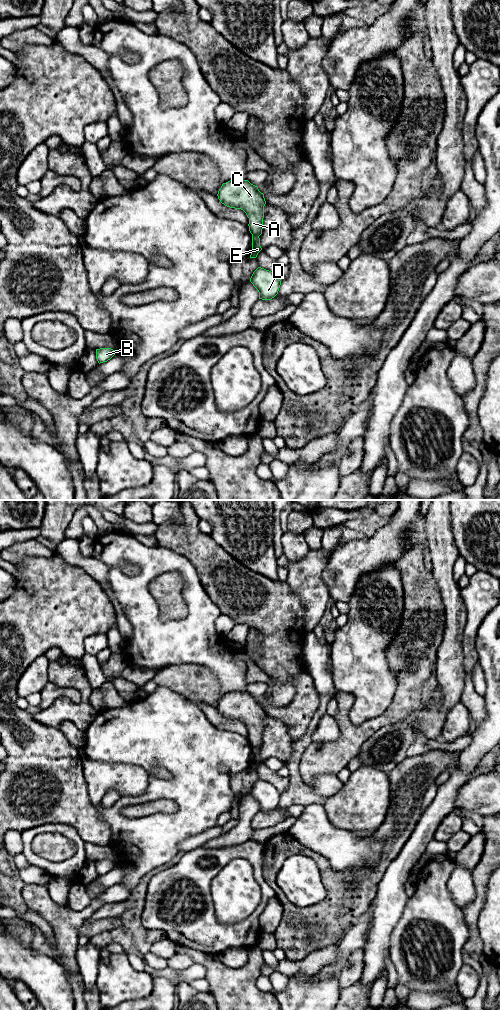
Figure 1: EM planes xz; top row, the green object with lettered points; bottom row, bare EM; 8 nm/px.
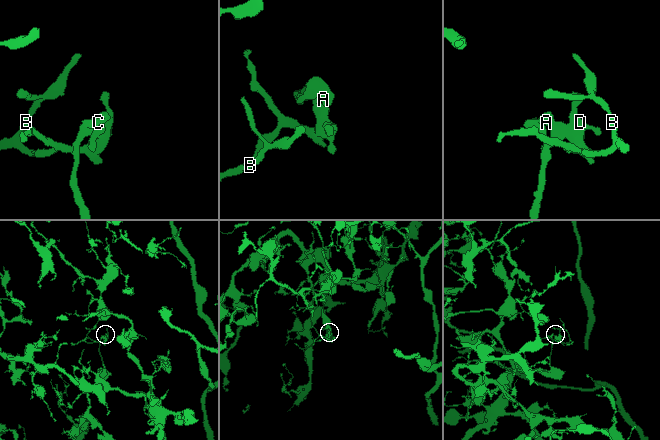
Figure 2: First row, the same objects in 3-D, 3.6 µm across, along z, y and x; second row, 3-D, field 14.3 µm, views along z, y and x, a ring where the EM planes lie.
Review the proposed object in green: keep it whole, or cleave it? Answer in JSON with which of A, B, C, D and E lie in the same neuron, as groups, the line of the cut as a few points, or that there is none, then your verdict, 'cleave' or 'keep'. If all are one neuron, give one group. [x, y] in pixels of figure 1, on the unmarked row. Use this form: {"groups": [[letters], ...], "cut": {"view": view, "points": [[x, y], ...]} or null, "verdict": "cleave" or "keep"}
{"groups": [["A", "C"], ["B", "D", "E"]], "cut": {"view": "xz", "points": [[252, 746], [258, 749]]}, "verdict": "cleave"}

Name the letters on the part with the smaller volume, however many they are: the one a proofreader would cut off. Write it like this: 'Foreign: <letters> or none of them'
Foreign: B, D, E

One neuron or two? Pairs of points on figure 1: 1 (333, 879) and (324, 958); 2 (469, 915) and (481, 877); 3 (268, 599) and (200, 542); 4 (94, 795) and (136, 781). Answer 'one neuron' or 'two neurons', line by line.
1: two neurons
2: one neuron
3: one neuron
4: one neuron

